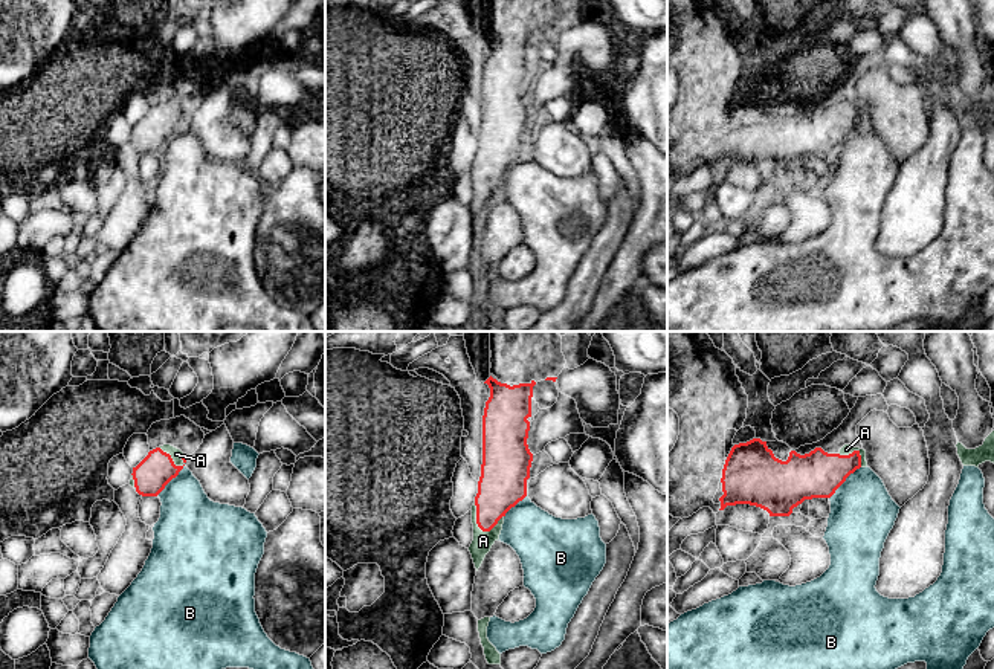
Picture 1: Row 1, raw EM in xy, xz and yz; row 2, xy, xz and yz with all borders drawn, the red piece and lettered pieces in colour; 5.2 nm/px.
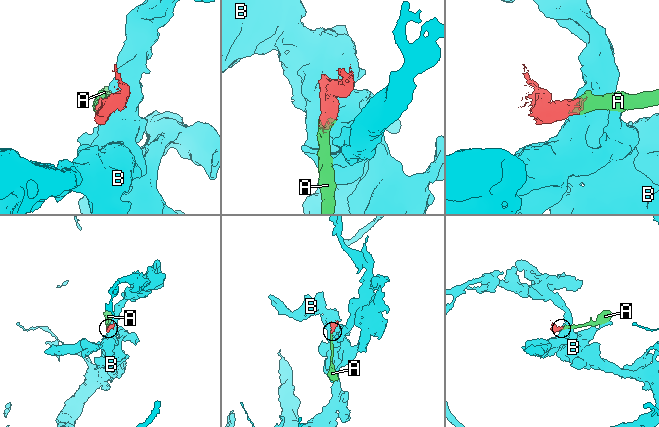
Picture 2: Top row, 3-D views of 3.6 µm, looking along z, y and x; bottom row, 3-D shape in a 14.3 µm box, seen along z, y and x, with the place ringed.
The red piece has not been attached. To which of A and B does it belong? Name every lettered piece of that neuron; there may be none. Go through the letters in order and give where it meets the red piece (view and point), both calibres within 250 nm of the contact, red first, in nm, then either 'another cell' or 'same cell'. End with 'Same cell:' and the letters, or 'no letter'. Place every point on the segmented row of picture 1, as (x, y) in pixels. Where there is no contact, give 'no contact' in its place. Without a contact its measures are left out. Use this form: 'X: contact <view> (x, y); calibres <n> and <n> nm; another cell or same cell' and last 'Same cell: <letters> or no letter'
A: contact xz (477, 520); calibres 260 and 110 nm; same cell
B: contact yz (845, 480); calibres 240 and 340 nm; another cell
Same cell: A

